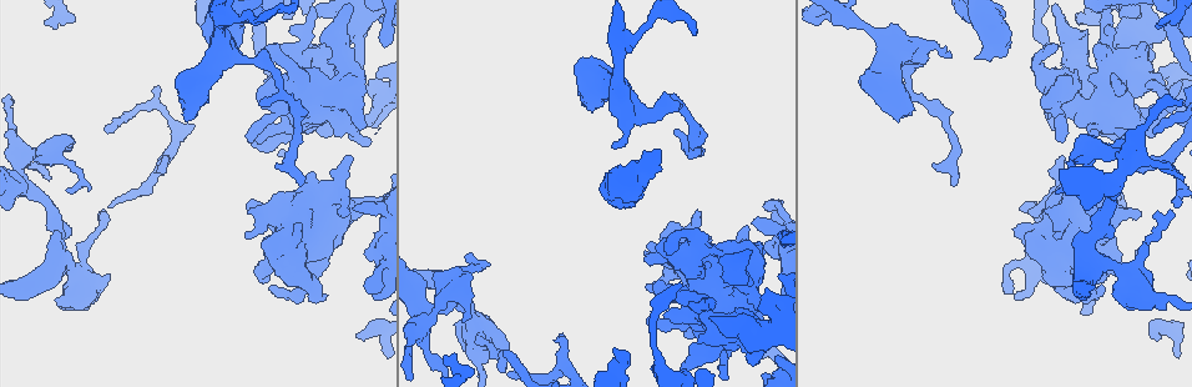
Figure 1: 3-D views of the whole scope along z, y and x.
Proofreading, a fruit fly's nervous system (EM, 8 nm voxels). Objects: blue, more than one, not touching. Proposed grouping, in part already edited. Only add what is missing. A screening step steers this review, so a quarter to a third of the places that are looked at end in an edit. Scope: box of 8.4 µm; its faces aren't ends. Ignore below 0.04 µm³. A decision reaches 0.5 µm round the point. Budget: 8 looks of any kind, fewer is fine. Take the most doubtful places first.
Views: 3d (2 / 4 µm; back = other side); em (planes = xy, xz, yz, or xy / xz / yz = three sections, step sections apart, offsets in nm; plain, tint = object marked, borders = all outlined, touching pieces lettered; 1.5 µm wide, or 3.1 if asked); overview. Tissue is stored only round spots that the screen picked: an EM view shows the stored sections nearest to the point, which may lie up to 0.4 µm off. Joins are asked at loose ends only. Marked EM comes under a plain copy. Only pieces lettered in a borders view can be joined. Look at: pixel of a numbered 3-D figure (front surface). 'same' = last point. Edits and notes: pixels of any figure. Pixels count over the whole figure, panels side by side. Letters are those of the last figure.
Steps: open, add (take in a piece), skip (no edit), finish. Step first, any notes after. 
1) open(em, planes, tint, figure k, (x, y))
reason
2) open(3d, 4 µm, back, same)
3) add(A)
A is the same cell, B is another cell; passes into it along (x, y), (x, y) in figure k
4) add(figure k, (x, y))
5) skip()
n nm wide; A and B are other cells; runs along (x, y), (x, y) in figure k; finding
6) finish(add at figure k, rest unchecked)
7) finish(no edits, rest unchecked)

open(em, xy, step 4, borders, figure 1, (559, 340))
an open end

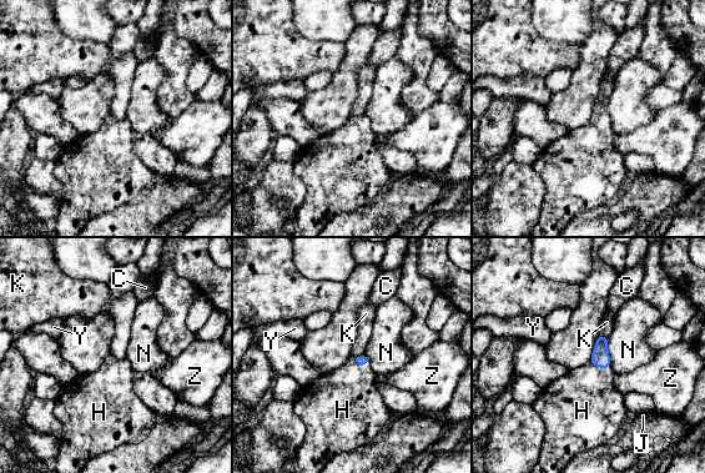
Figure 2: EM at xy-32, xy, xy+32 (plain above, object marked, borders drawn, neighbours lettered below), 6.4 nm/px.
add(H)
N touches over 190 nm; H is the same cell, C, J, K, N, Y and Z are other cells; passes into it along (363, 360), (359, 365), (346, 401) in figure 2; the neuron continues

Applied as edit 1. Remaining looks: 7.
open(overview)

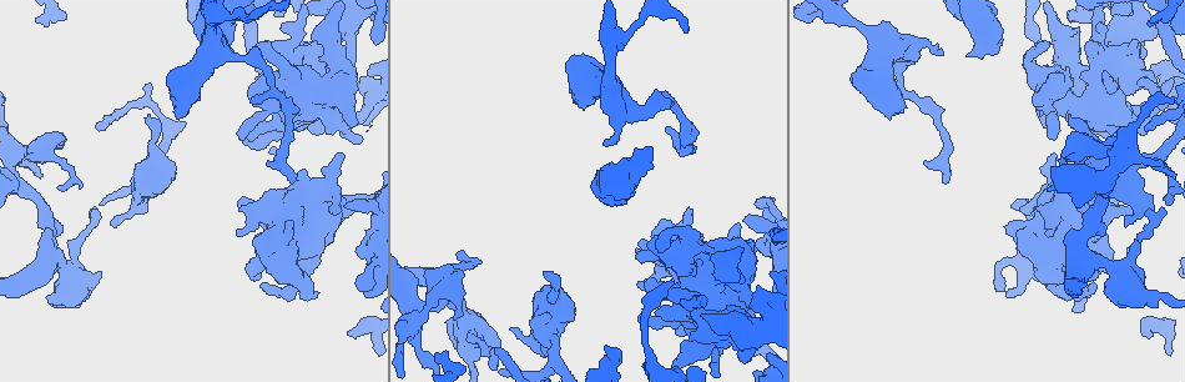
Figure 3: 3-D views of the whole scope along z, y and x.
open(em, planes, borders, figure 3, (965, 55))
thick end

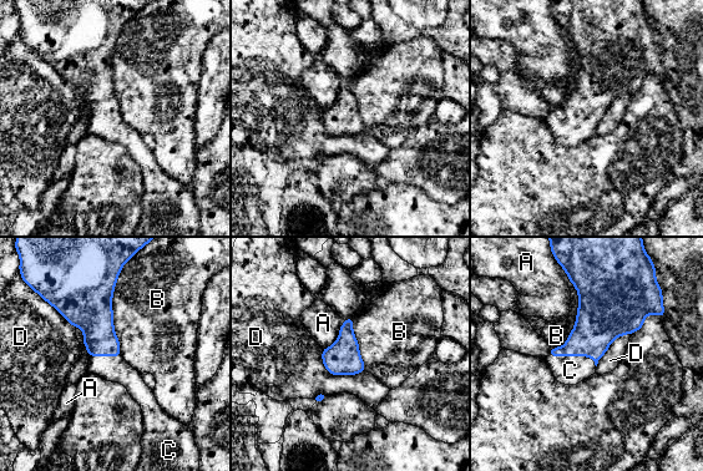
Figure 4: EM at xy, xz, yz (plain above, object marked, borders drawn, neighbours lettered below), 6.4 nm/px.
add(C)
C is the same cell, A, B and D are other cells; passes into it along (597, 325), (573, 355), (570, 370) in figure 4; the neuron continues

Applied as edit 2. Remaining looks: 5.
open(overview)

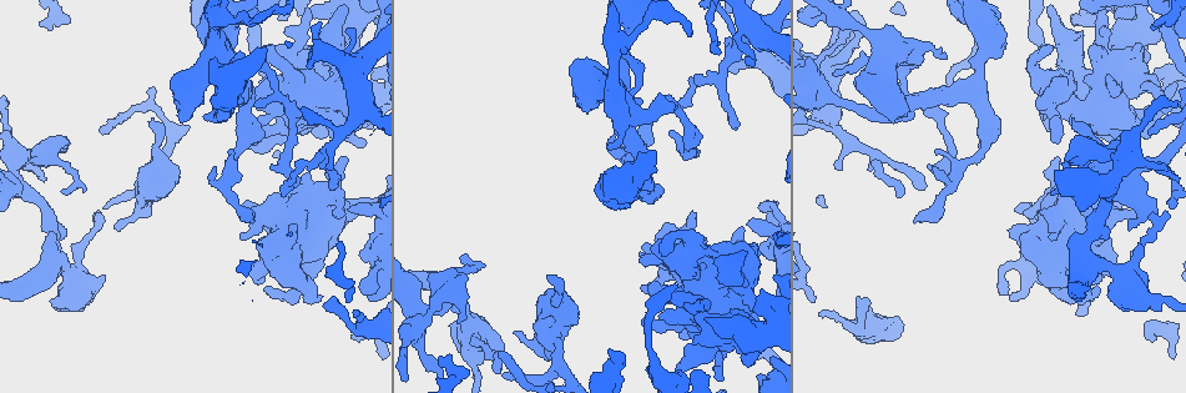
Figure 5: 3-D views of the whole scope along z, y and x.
open(em, planes, tint, figure 5, (152, 120))
free end

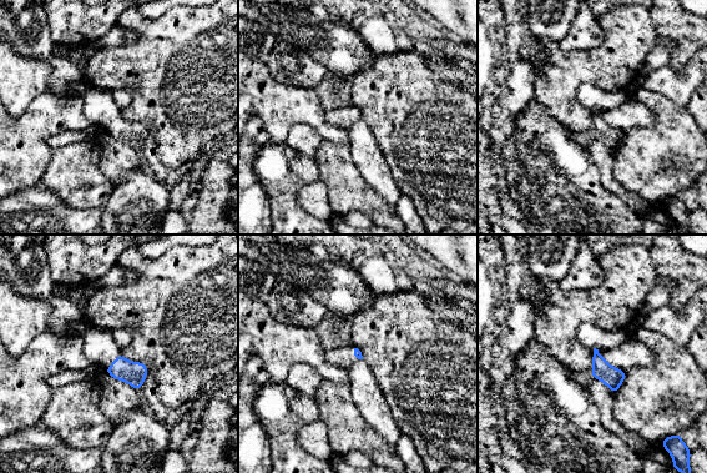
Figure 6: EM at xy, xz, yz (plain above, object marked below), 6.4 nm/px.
open(em, planes, borders, same)

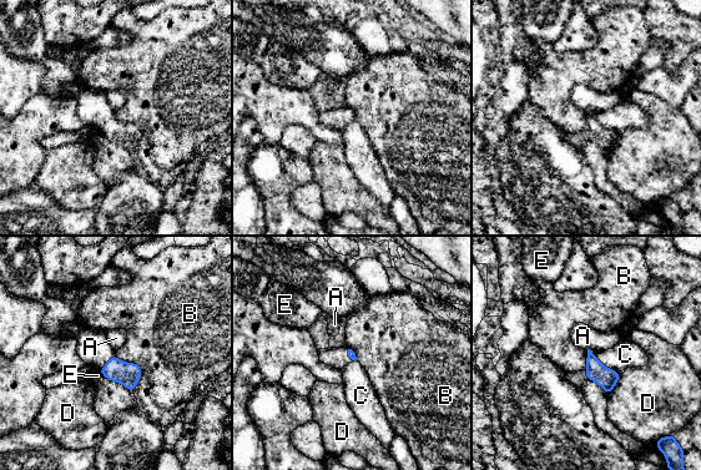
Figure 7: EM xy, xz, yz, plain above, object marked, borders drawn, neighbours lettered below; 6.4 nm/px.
skip()
A, B, C, D and E are other cells; border along (115, 355), (140, 367), (134, 390) in figure 7; none of them fits

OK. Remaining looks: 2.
finish(add at figure 2, add at figure 4, rest unchecked)

